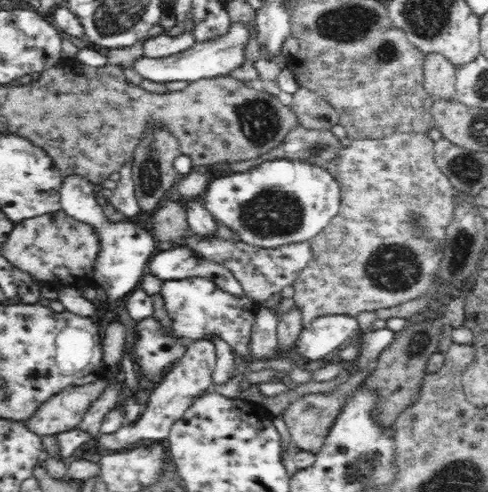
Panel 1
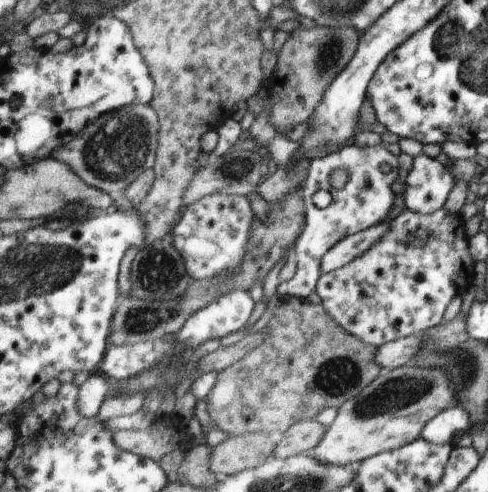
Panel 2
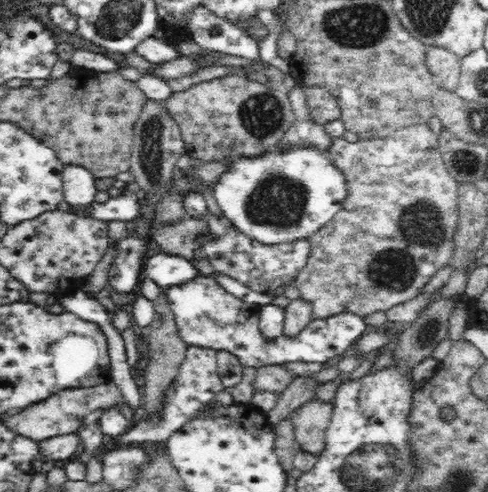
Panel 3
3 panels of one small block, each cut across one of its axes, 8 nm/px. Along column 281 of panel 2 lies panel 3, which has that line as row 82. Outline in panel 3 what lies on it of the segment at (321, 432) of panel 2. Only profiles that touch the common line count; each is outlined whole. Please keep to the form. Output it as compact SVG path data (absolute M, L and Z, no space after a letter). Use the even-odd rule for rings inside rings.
M427 45L427 64L433 76L441 79L439 88L455 90L460 79L461 58L450 49L440 45Z

